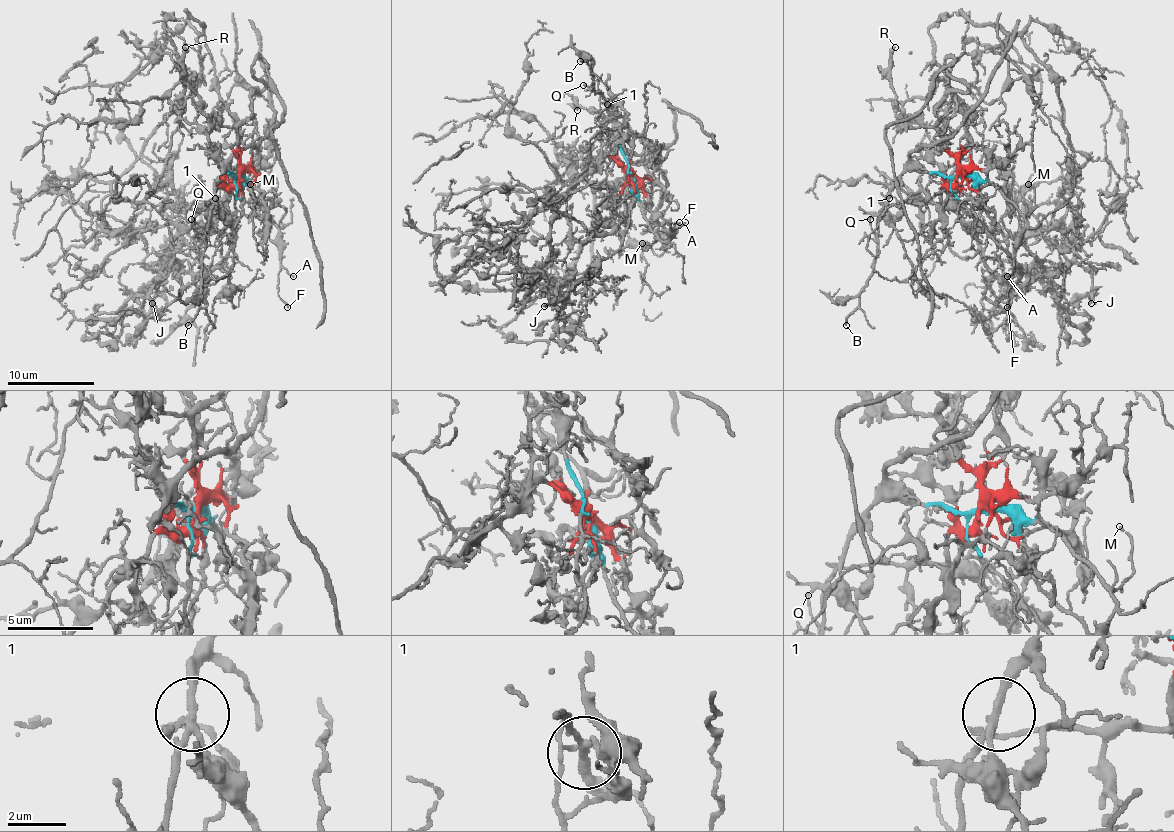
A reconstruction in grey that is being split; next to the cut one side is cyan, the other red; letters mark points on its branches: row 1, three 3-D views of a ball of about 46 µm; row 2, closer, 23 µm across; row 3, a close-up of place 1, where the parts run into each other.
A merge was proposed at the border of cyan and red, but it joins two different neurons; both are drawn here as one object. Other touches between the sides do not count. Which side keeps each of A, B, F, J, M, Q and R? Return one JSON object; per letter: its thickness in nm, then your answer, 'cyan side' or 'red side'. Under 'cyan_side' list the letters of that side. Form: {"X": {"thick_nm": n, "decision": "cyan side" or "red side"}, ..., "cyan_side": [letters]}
{"A": {"thick_nm": 90, "decision": "cyan side"}, "B": {"thick_nm": 150, "decision": "cyan side"}, "F": {"thick_nm": 110, "decision": "cyan side"}, "J": {"thick_nm": 160, "decision": "red side"}, "M": {"thick_nm": 110, "decision": "cyan side"}, "Q": {"thick_nm": 120, "decision": "cyan side"}, "R": {"thick_nm": 340, "decision": "red side"}, "cyan_side": ["A", "B", "F", "M", "Q"]}

